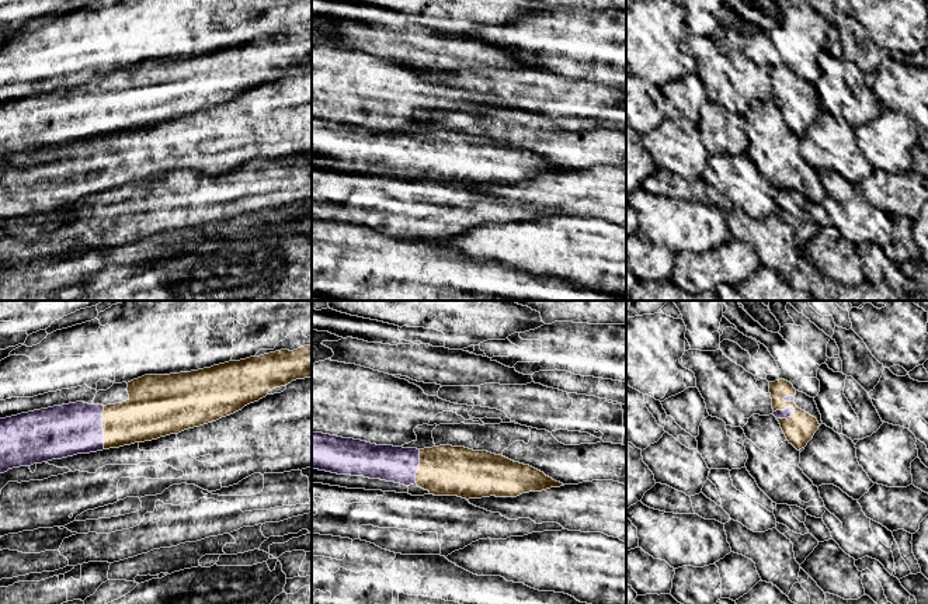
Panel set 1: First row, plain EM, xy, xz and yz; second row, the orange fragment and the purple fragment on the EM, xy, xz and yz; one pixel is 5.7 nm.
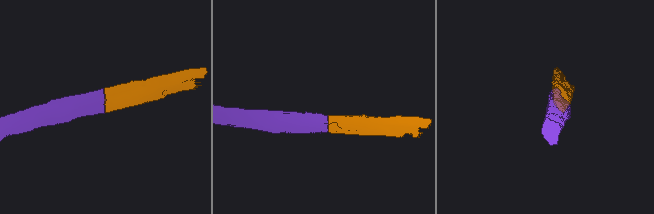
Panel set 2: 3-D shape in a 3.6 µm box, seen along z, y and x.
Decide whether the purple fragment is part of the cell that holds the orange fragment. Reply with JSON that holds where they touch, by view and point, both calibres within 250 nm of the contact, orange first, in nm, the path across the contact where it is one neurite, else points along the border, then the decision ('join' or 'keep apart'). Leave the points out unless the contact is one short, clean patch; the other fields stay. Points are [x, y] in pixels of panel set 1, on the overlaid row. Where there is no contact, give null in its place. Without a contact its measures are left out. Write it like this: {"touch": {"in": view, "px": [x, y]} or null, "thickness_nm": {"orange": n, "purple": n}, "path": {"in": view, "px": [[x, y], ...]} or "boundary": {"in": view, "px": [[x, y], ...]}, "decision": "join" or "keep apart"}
{"touch": {"in": "xy", "px": [103, 427]}, "thickness_nm": {"orange": 280, "purple": 300}, "path": {"in": "xy", "px": [[143, 417], [103, 427], [59, 431]]}, "decision": "join"}

